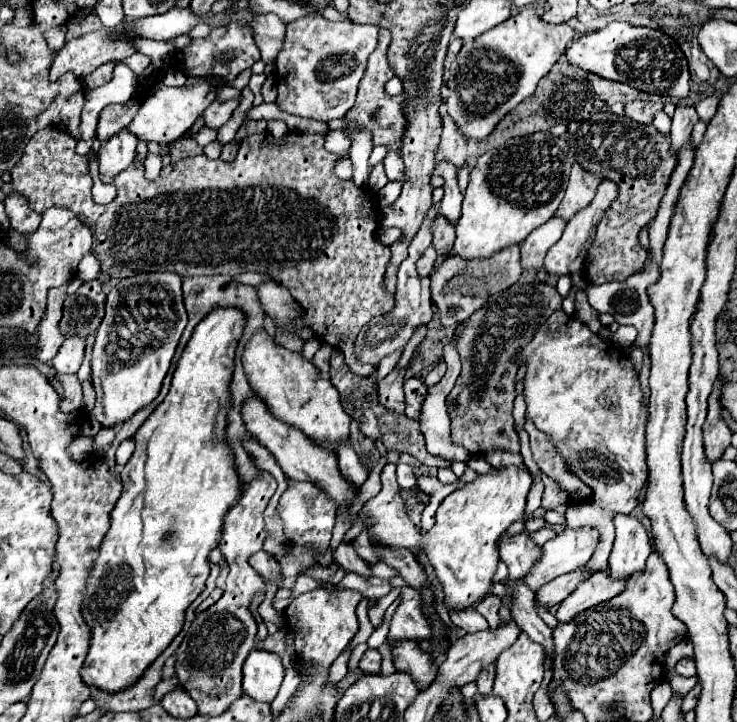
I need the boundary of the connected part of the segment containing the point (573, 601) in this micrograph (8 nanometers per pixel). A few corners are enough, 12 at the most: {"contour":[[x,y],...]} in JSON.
{"contour":[[607,570],[581,582],[559,604],[561,622],[615,598],[627,578],[613,580]]}

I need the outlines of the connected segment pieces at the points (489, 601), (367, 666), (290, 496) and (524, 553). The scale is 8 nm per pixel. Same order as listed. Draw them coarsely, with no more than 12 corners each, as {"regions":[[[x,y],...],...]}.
{"regions":[[[499,596],[477,604],[477,612],[489,620],[489,630],[499,626]],[[367,650],[359,662],[365,674],[381,672],[381,654]],[[291,480],[277,512],[291,544],[327,552],[337,510]],[[505,532],[499,558],[511,582],[521,580],[555,532]]]}

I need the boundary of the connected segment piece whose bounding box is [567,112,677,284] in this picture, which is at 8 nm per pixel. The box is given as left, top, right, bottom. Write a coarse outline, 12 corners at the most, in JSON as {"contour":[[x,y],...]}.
{"contour":[[611,112],[571,122],[575,160],[619,186],[587,252],[589,284],[647,260],[677,164],[671,136]]}

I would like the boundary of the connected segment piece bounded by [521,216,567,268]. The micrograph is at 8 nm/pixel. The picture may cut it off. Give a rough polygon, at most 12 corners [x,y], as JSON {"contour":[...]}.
{"contour":[[553,216],[521,246],[521,266],[541,268],[561,238],[565,220]]}

